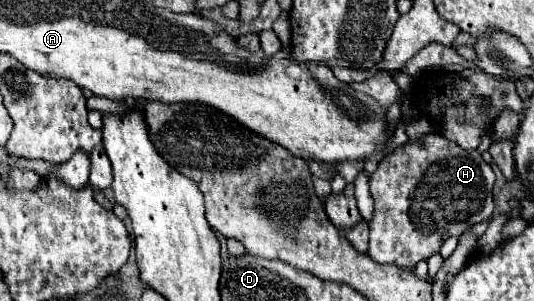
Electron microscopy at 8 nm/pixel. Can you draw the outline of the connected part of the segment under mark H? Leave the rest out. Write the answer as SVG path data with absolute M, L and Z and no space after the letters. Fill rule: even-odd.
M426 134L420 140L408 140L400 144L388 158L384 158L378 170L370 176L370 194L374 198L374 216L368 222L370 242L368 256L378 264L394 264L398 268L416 268L420 260L428 260L440 250L444 236L460 236L464 230L476 226L482 220L492 218L492 186L496 182L492 166L482 158L478 150L464 150L456 142L446 140L440 134Z

